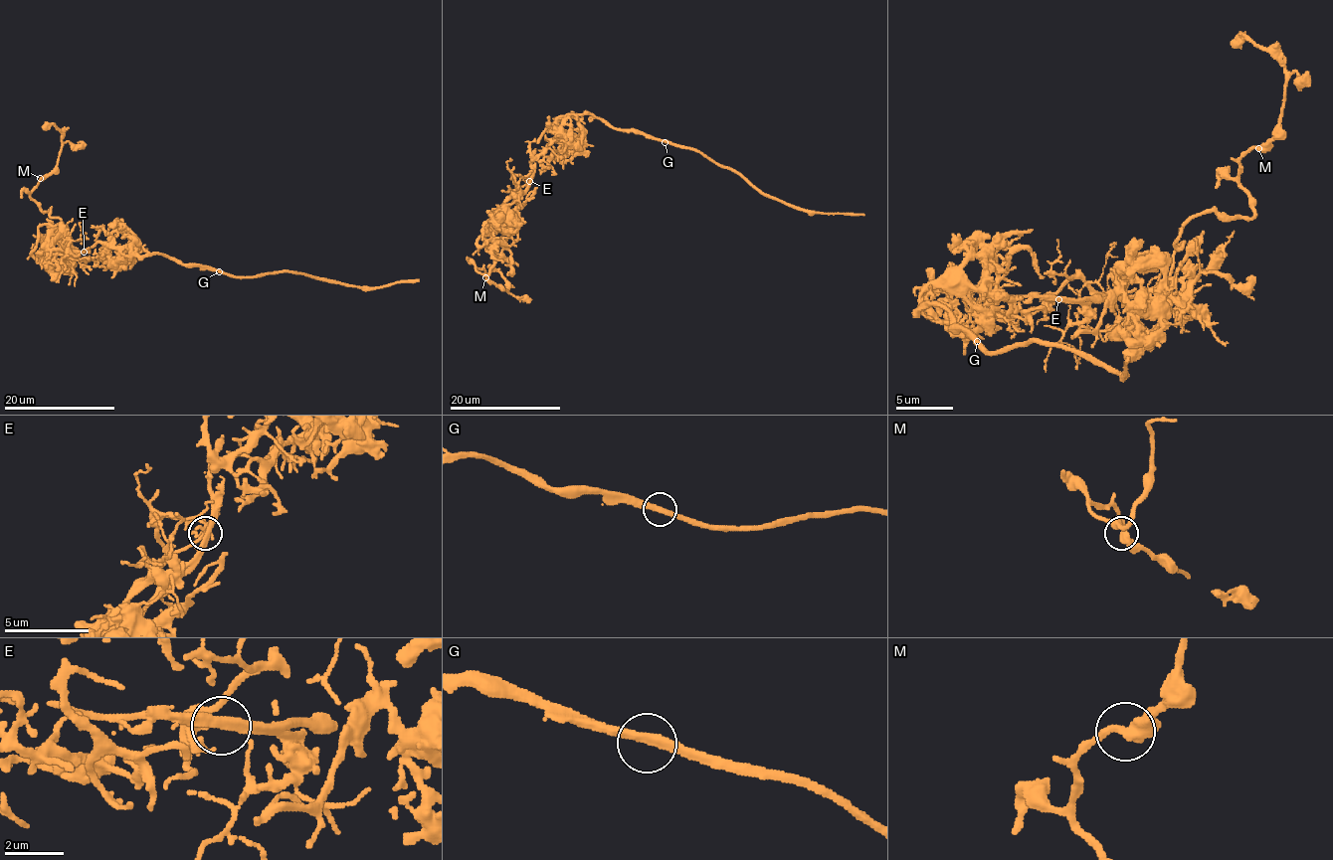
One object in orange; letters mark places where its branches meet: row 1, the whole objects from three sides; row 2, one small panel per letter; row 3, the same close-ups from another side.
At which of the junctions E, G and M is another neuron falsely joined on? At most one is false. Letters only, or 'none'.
E

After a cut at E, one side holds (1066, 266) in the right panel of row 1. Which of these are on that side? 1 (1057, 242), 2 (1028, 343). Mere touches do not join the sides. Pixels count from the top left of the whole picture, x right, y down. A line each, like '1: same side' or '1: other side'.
1: same side
2: other side

